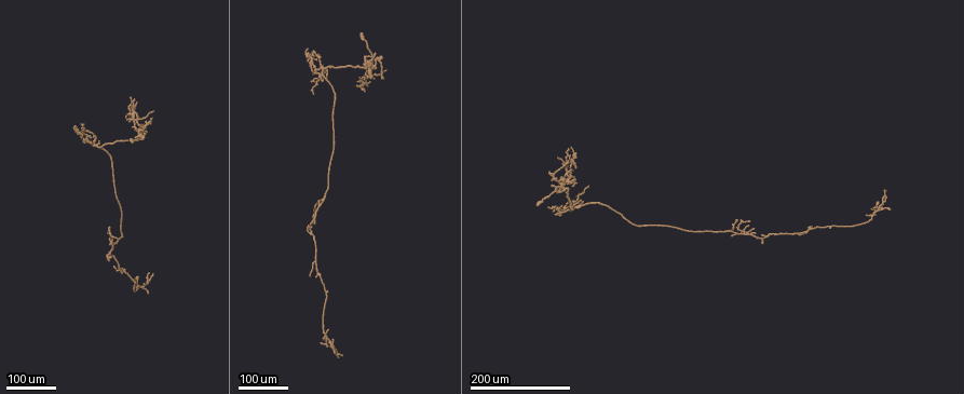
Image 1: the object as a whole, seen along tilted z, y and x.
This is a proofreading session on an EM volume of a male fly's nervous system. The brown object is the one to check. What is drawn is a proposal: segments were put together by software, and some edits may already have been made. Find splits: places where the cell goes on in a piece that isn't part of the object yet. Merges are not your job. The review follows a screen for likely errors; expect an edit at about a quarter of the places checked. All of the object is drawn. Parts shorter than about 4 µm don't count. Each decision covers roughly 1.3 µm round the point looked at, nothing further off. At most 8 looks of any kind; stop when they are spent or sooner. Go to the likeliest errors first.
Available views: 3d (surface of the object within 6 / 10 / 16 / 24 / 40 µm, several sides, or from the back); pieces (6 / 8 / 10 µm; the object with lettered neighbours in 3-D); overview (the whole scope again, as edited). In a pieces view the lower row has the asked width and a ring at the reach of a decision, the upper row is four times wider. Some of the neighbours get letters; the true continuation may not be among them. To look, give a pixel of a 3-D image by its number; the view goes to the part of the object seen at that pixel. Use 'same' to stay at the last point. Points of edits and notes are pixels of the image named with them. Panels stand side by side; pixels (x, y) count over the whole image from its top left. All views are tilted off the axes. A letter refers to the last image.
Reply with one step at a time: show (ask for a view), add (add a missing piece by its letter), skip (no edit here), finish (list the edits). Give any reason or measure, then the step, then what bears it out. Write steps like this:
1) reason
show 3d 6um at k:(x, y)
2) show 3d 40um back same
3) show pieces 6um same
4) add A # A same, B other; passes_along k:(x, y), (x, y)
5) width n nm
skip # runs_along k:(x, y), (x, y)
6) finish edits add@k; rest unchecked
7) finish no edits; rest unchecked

free end
show 3d 40um at 1:(363, 77)

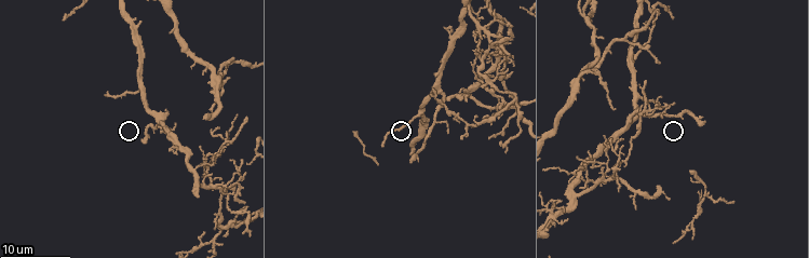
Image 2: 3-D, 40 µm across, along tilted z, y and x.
show 3d 10um at 2:(410, 158)

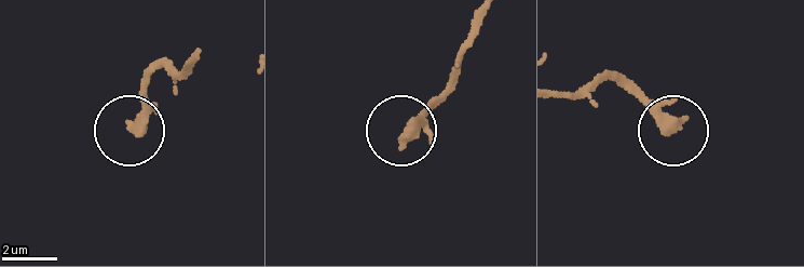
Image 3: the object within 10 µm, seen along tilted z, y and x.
show pieces 6um at 3:(132, 123)

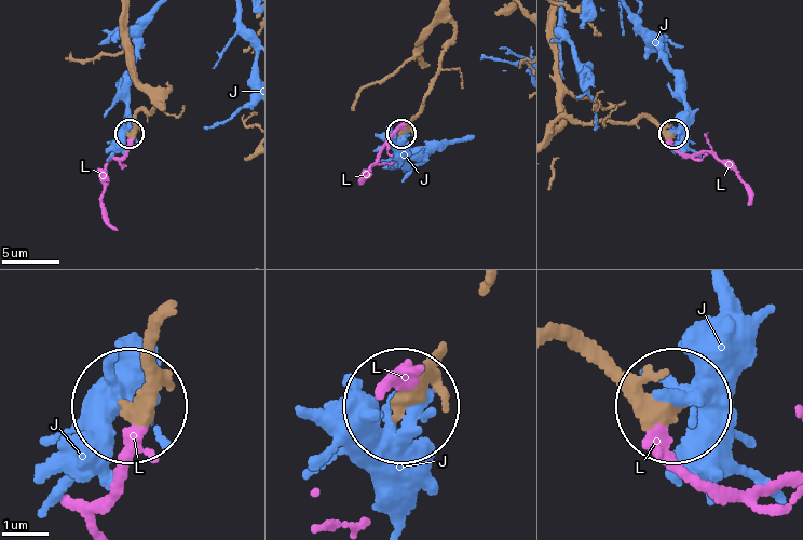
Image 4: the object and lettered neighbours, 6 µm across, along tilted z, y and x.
width 330 nm
add L # J other, L same; passes_along 4:(150, 349), (134, 439), (106, 494), (81, 507); it goes on there

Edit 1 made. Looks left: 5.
branch stops here
show 3d 24um at 1:(551, 172)

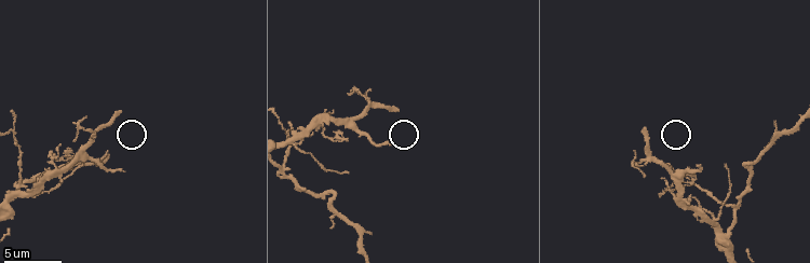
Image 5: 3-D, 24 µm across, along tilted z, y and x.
show pieces 6um at 5:(395, 107)

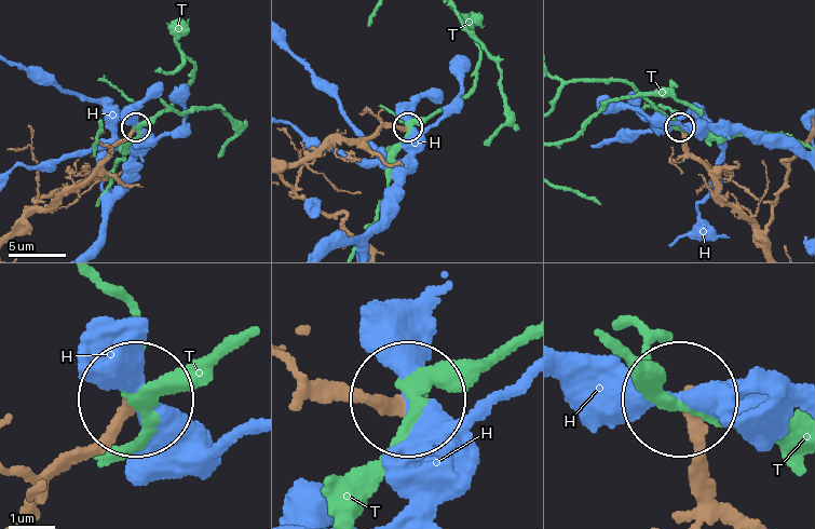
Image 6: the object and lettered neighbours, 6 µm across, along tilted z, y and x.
width 240 nm
skip # H other, T other; none of them fits

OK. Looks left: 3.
end of a long branch
show 3d 24um at 1:(134, 103)

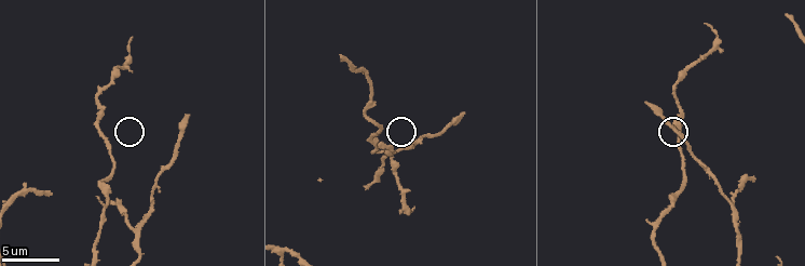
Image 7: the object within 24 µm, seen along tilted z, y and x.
show pieces 6um at 7:(462, 115)

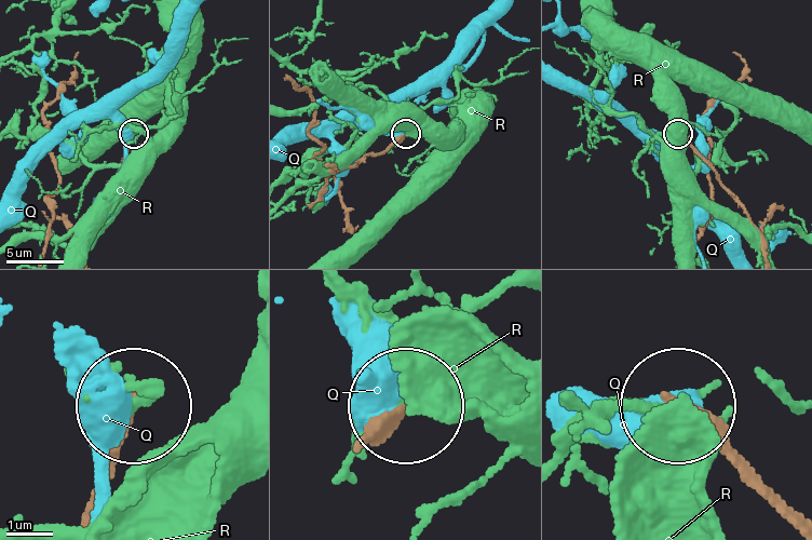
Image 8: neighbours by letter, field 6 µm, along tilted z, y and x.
skip # Q other, R other; none of them fits

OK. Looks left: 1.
finish edits add@4; rest unchecked

